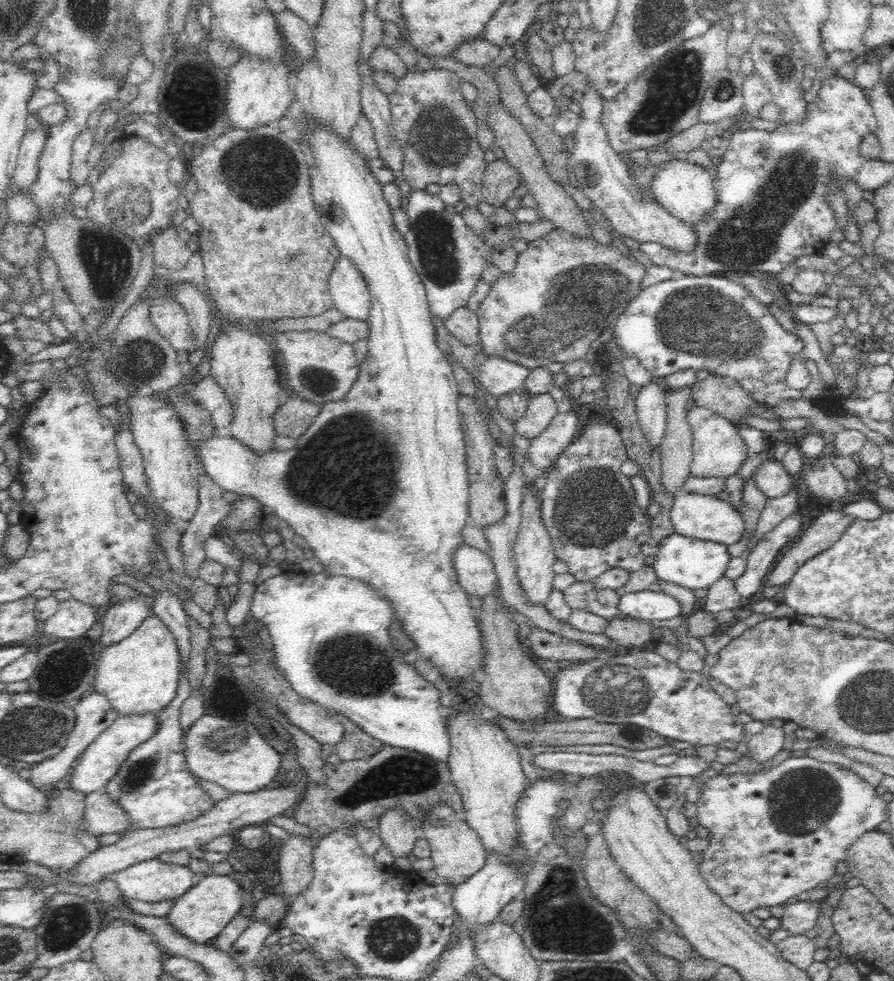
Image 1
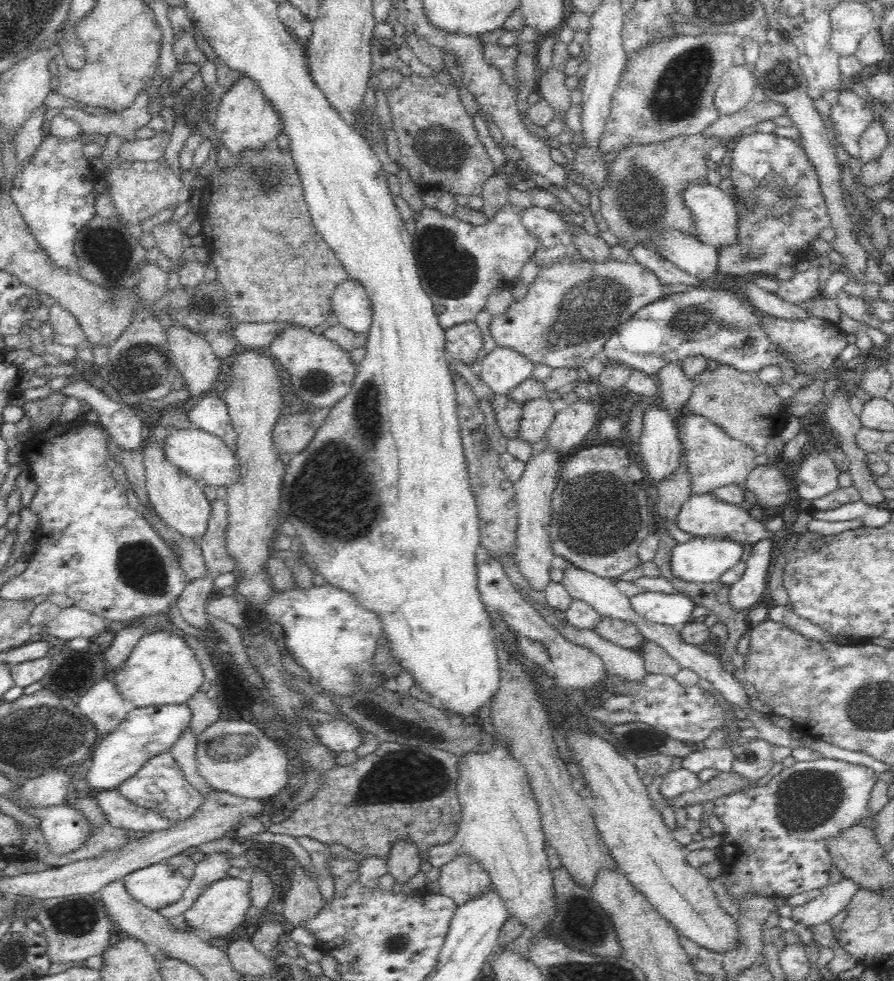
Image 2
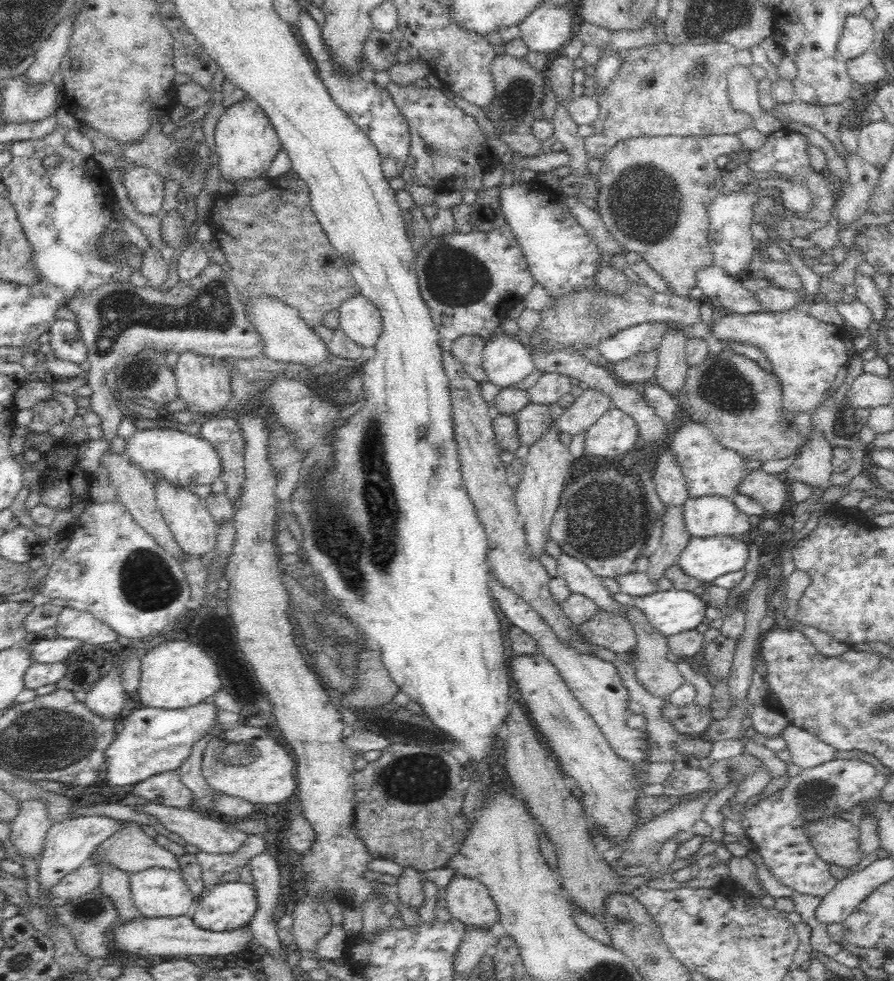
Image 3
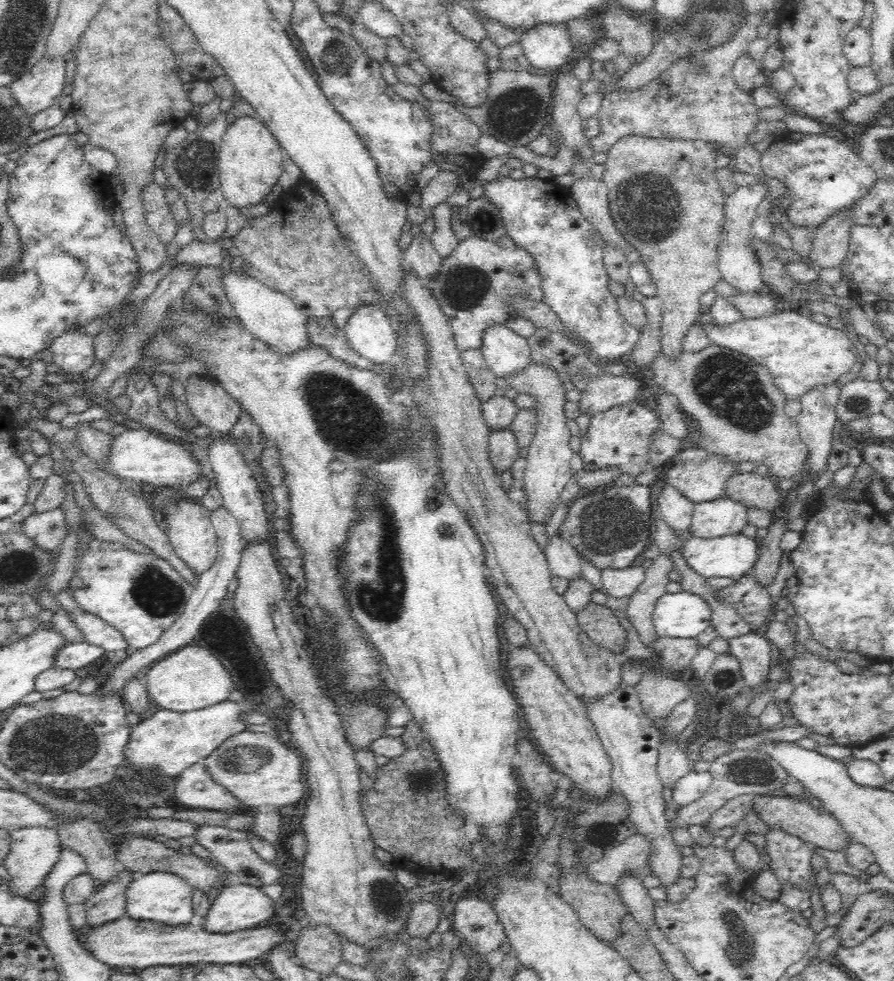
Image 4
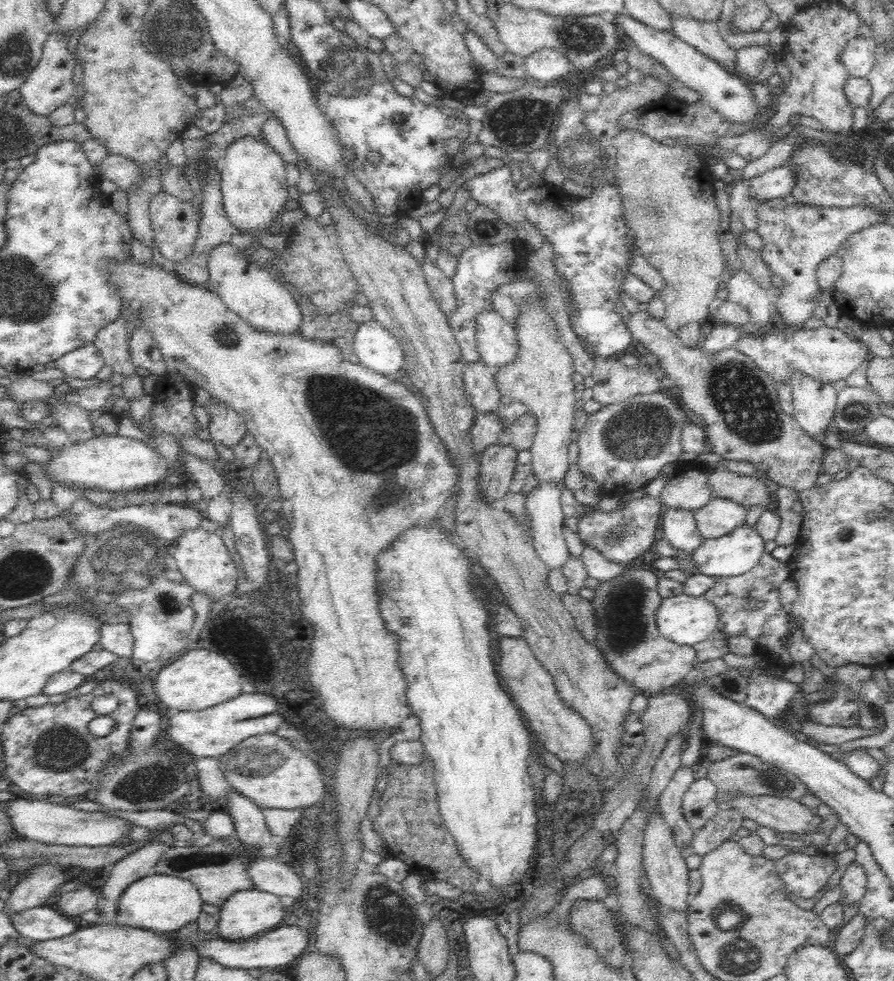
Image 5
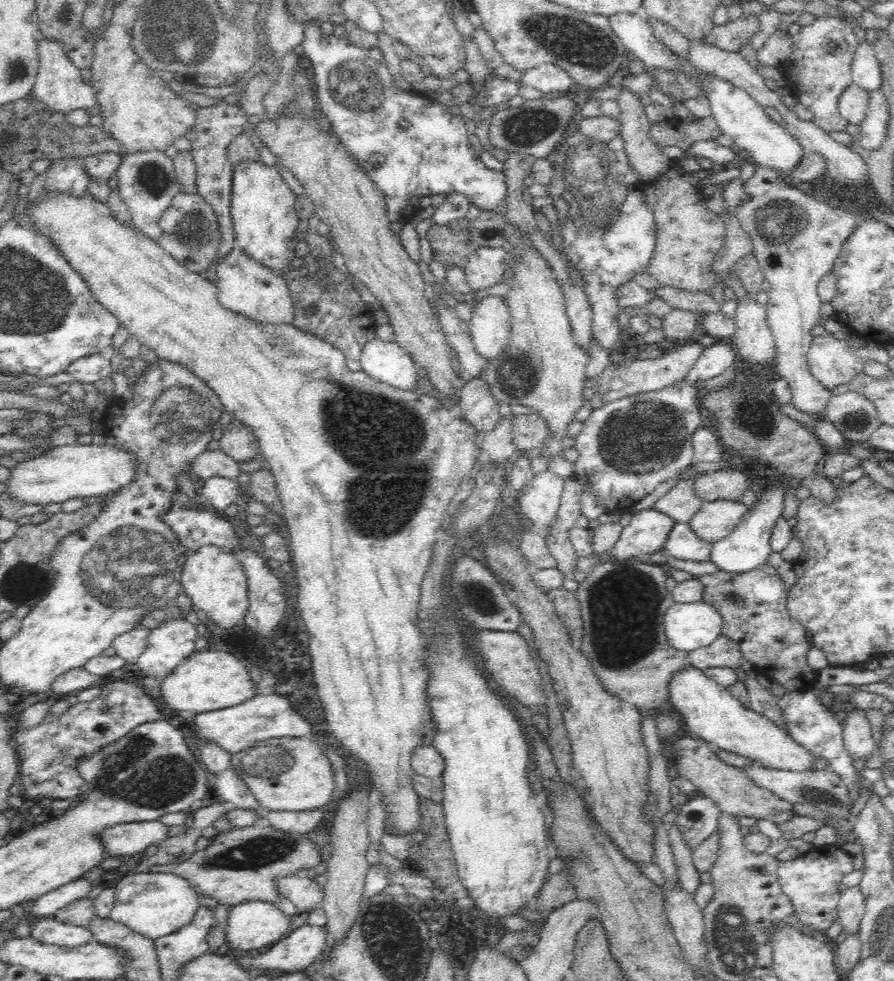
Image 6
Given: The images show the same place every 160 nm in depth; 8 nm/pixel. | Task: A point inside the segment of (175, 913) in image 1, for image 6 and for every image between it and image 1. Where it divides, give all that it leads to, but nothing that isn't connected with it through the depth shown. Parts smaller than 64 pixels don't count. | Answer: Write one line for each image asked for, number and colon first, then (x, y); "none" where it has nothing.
2: (223, 907)
3: (227, 906)
4: (239, 907)
5: (246, 914)
6: (254, 925)

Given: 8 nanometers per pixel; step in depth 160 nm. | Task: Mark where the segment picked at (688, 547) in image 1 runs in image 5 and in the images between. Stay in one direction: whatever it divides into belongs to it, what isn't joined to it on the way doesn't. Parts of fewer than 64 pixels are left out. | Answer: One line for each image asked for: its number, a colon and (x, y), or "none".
2: (704, 559)
3: (705, 559)
4: (730, 556)
5: (738, 552)

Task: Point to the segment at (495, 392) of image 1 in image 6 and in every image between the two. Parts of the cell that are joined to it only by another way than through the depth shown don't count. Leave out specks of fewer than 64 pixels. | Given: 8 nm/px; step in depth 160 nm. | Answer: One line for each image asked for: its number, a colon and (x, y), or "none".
2: (502, 368)
3: (506, 360)
4: (504, 351)
5: (496, 341)
6: (489, 327)

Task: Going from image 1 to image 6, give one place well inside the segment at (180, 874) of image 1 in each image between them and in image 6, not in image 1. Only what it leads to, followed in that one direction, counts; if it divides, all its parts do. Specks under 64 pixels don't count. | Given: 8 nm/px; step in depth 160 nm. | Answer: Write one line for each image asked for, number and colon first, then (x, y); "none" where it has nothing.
2: (157, 886)
3: (157, 893)
4: (162, 897)
5: (162, 903)
6: (153, 905)

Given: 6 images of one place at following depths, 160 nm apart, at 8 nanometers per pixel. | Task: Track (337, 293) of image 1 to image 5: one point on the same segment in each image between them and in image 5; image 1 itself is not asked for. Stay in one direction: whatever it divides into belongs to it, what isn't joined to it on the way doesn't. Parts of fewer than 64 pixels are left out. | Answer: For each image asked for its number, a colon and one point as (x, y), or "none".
2: (350, 304)
3: (360, 320)
4: (370, 334)
5: (376, 349)

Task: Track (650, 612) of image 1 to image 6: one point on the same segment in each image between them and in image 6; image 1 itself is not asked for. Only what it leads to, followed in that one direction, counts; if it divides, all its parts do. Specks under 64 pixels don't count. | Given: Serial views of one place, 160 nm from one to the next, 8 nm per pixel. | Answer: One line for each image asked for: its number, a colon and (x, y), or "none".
2: (676, 609)
3: (673, 611)
4: (682, 615)
5: (685, 620)
6: (692, 626)

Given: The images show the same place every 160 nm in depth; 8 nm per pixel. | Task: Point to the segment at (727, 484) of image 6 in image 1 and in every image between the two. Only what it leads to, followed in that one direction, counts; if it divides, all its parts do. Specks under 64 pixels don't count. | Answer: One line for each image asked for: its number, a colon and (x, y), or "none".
1: (772, 479)
2: (768, 484)
3: (770, 491)
4: (754, 491)
5: (749, 491)

